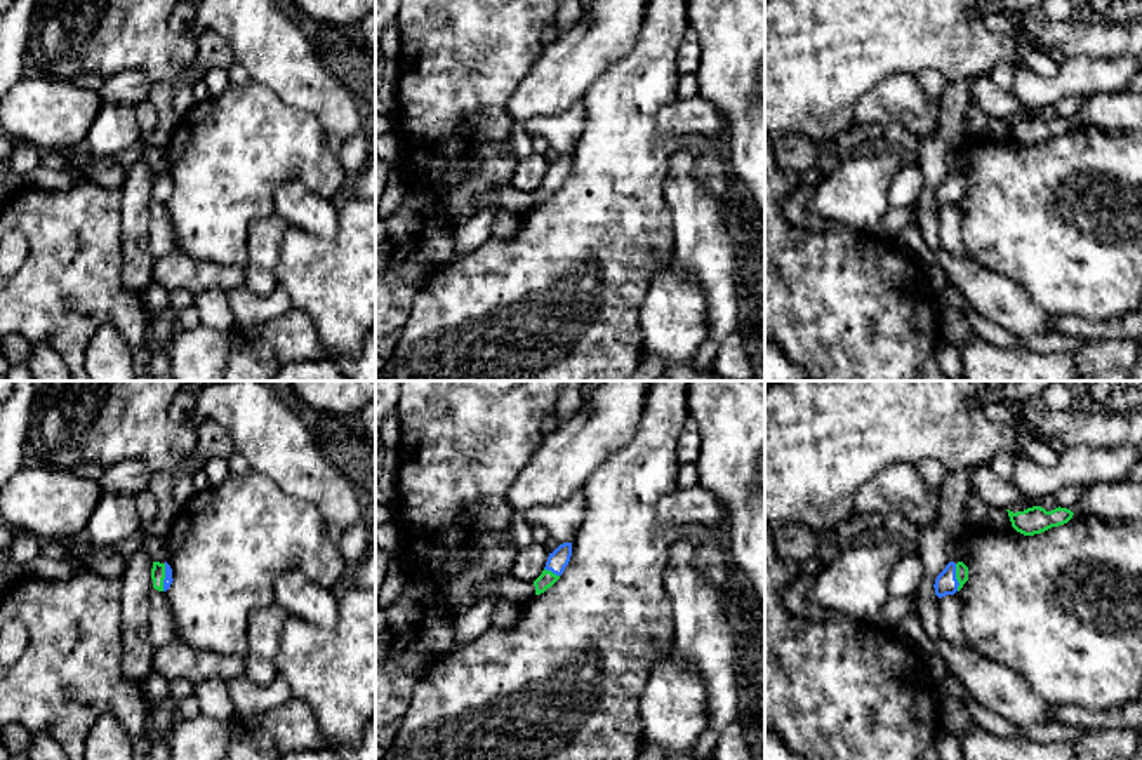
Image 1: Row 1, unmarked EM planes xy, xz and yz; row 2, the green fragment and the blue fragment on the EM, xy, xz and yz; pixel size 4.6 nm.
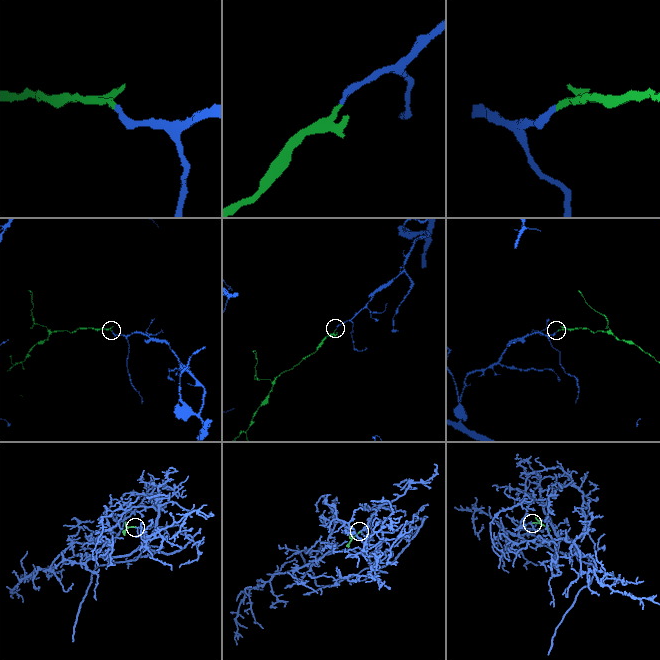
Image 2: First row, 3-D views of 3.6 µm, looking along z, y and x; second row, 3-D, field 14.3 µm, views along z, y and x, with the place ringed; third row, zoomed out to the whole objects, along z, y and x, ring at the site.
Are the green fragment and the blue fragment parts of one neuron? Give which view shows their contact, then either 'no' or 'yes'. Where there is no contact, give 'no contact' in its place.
xy | yes

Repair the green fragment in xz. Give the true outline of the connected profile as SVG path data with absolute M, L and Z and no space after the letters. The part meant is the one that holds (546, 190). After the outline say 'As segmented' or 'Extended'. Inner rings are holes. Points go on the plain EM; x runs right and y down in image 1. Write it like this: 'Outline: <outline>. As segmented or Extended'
Outline: M563 153L553 163L549 163L542 184L534 191L535 205L544 203L560 190L560 186L570 172L570 167L572 153Z. Extended

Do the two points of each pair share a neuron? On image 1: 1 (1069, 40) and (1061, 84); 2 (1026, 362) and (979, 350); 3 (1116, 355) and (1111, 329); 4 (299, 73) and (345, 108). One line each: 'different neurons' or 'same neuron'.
1: different neurons
2: same neuron
3: different neurons
4: same neuron

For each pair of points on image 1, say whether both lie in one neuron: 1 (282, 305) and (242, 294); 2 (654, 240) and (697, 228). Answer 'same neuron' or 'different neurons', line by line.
1: same neuron
2: different neurons

